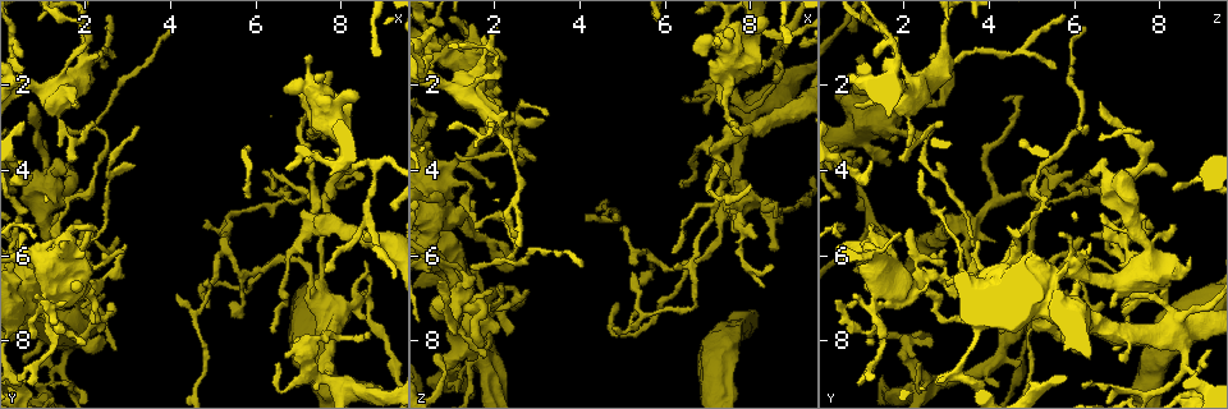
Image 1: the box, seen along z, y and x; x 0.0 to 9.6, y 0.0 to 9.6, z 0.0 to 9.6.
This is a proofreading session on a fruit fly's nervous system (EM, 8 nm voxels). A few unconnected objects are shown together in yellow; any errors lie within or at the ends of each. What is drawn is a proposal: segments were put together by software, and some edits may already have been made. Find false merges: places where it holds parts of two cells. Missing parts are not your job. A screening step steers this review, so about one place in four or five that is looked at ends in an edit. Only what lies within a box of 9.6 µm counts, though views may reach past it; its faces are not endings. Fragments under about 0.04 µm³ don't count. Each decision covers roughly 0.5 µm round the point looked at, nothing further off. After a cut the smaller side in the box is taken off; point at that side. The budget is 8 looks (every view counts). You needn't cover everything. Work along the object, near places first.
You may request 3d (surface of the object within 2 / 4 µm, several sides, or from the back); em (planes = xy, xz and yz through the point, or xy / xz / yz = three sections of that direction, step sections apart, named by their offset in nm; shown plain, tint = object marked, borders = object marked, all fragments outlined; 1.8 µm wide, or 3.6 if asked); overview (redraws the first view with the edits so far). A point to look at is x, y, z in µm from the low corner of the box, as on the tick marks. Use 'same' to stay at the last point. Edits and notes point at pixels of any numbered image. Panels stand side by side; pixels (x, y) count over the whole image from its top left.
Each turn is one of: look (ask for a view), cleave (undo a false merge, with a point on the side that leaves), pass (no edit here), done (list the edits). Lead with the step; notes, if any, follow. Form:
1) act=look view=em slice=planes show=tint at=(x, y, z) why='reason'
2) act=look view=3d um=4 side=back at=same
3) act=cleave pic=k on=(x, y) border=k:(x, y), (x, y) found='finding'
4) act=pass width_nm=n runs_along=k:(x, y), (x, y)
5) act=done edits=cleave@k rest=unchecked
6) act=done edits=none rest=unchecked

act=look view=3d um=2 at=(8.80, 3.90, 0.80) why='thick turns thin'

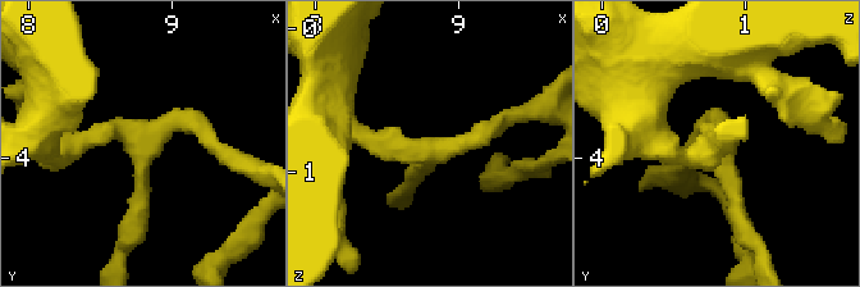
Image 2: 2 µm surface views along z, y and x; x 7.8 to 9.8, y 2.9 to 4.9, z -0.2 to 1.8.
act=look view=em slice=yz step=4 show=tint at=(8.78, 3.86, 0.86)

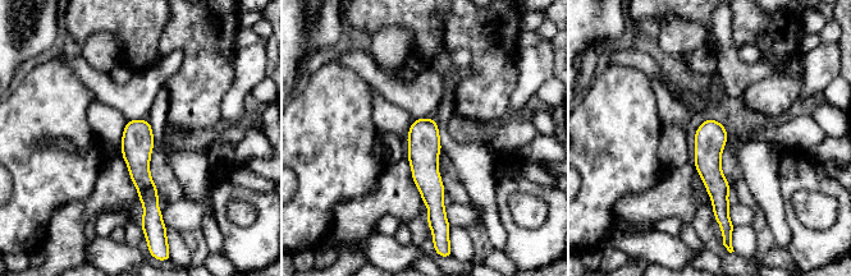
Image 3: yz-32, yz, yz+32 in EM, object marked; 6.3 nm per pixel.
act=look view=em slice=planes show=tint at=same

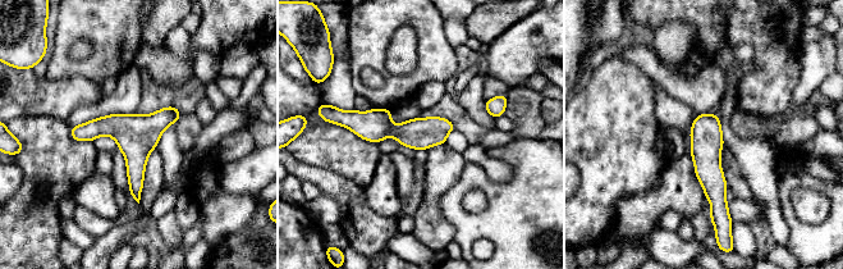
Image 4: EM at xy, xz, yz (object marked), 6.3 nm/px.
act=pass width_nm=200 runs_along=4:(346, 121), (394, 131), (450, 126) found='continuous, no second cell'

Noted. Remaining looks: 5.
act=look view=em um=3.6 slice=planes show=tint at=(7.15, 2.05, 0.95) why='sharp bend'

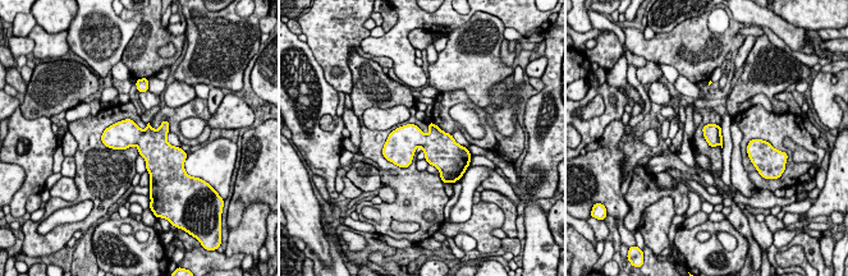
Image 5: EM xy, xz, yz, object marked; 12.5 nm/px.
act=pass width_nm=220 found='continuous, no second cell'

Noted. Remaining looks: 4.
act=look view=3d um=2 at=(8.45, 7.00, 4.95)

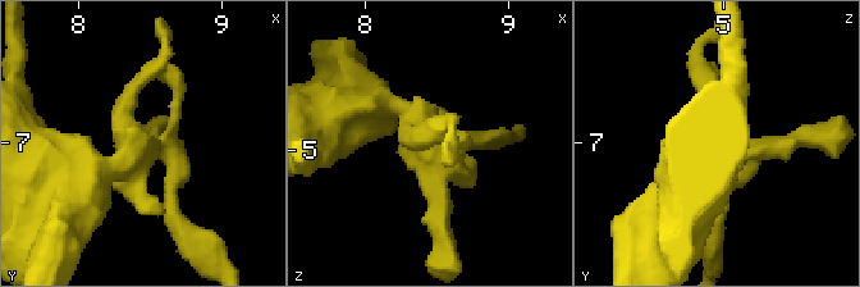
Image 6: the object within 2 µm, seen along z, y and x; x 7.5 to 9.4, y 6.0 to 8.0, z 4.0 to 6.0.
act=look view=em slice=planes show=tint at=(8.46, 7.02, 4.96)

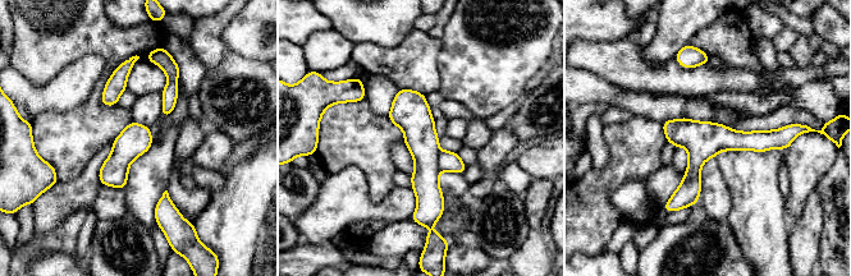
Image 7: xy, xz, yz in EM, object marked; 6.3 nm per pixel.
act=pass width_nm=200 found='all the same cell'

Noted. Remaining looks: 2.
act=done edits=none rest=unchecked

